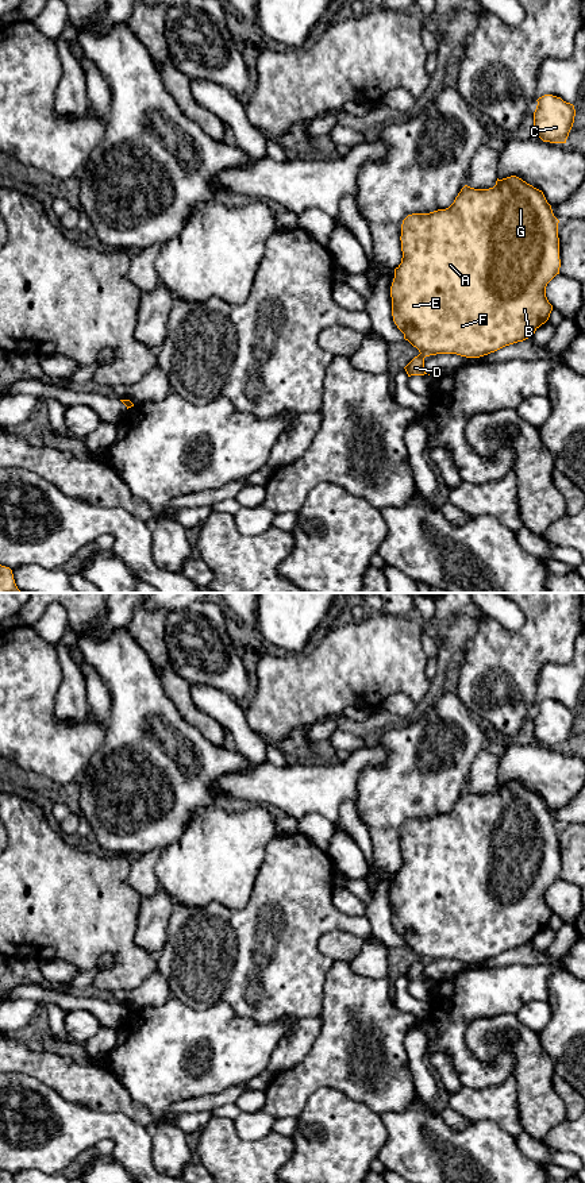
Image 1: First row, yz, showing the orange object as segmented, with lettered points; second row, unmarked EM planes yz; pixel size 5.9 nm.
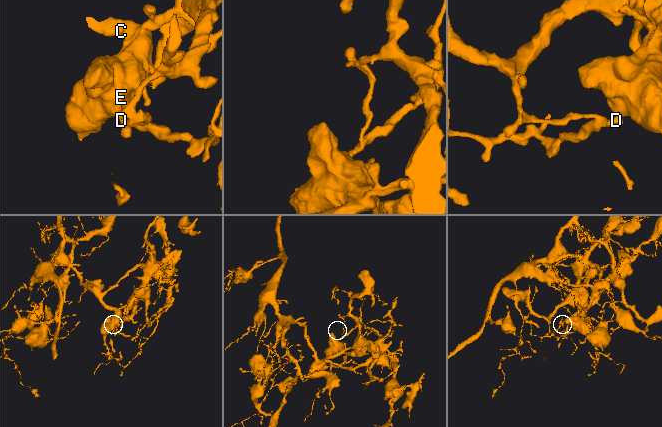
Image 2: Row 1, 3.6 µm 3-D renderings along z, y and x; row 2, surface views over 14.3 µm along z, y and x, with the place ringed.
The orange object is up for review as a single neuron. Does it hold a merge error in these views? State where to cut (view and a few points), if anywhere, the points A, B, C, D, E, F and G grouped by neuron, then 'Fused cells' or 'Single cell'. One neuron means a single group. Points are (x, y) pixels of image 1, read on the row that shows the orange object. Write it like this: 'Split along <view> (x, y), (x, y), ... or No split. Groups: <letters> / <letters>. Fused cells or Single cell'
Split along yz (420, 353), (424, 357). Groups: A B C E F G / D. Fused cells

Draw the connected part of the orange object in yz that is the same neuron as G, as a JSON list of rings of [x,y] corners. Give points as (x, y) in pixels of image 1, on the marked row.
[[[516,176],[497,178],[496,185],[489,189],[474,189],[465,185],[449,208],[430,213],[408,215],[401,224],[403,258],[401,263],[395,269],[395,278],[390,286],[393,321],[404,334],[404,339],[424,357],[457,354],[466,358],[480,358],[505,346],[532,338],[535,331],[549,320],[553,311],[553,305],[546,297],[546,286],[559,274],[561,267],[558,223],[559,220],[554,216],[543,192]]]

